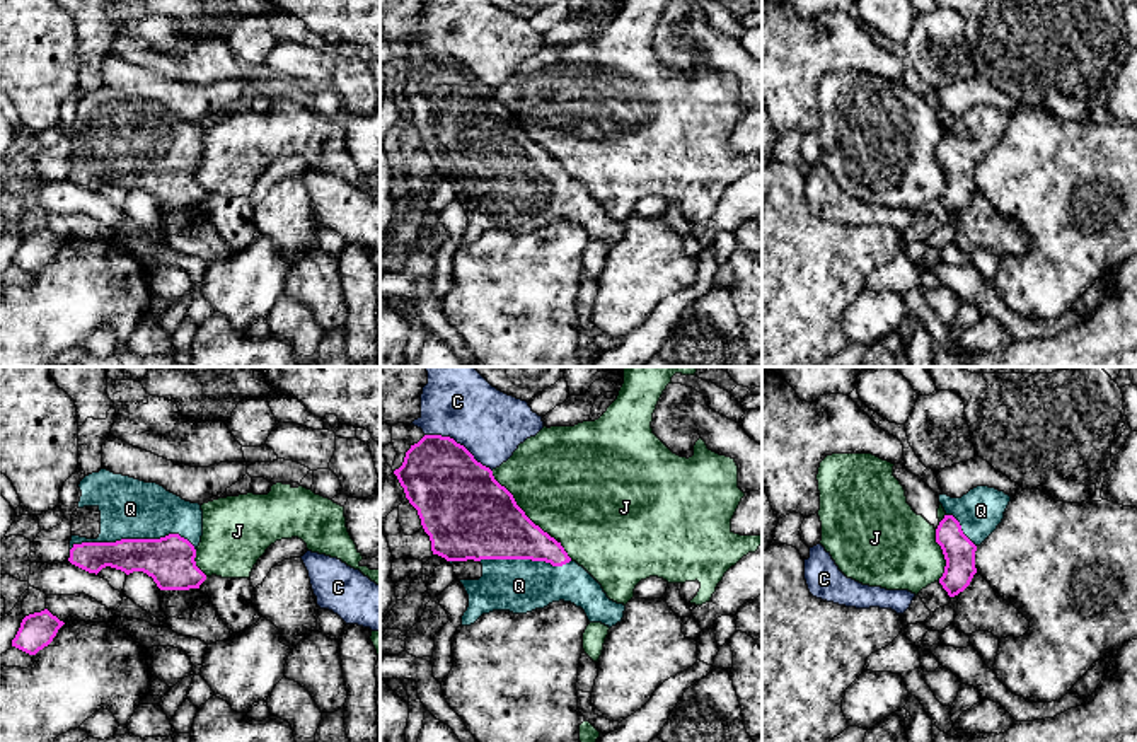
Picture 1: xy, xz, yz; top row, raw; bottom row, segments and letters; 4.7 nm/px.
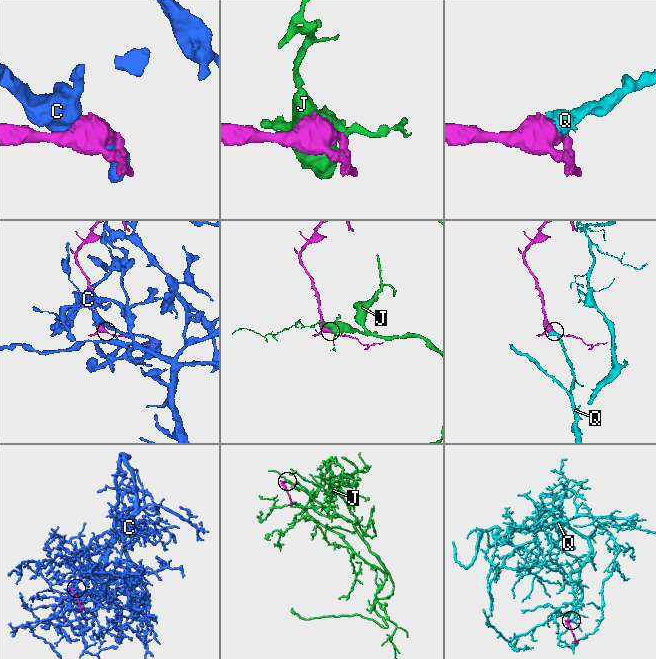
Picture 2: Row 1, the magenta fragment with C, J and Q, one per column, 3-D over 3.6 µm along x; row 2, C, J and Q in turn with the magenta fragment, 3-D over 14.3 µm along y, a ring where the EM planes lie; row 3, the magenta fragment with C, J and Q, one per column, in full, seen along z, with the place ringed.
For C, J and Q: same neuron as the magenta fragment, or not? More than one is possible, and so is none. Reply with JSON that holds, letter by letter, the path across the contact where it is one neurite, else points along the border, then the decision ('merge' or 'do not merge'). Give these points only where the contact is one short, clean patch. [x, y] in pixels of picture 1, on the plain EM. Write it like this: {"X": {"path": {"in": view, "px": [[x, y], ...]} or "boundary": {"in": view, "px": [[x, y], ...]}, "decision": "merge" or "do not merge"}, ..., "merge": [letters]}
{"C": {"decision": "do not merge"}, "J": {"decision": "do not merge"}, "Q": {"decision": "merge"}, "merge": ["Q"]}

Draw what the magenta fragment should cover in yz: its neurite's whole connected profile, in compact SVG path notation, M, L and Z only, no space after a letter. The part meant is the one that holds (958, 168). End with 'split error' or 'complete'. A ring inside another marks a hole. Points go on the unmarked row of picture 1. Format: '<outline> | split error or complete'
M977 104L961 116L939 113L946 133L936 147L946 184L939 201L949 215L963 210L973 193L977 165L997 147L1011 114L989 104Z | split error

